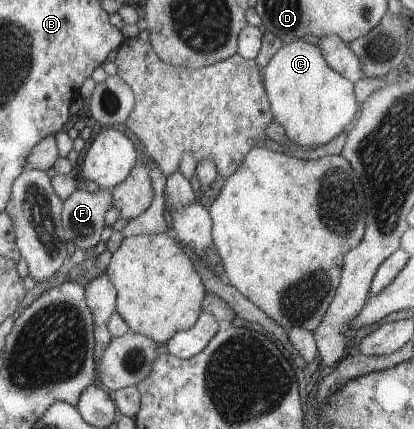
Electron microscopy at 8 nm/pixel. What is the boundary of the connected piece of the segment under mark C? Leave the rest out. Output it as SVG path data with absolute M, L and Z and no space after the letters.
M305 39L291 41L281 46L262 70L273 121L283 127L293 144L317 148L347 131L357 112L353 84L338 71L333 72L317 44L305 44Z

